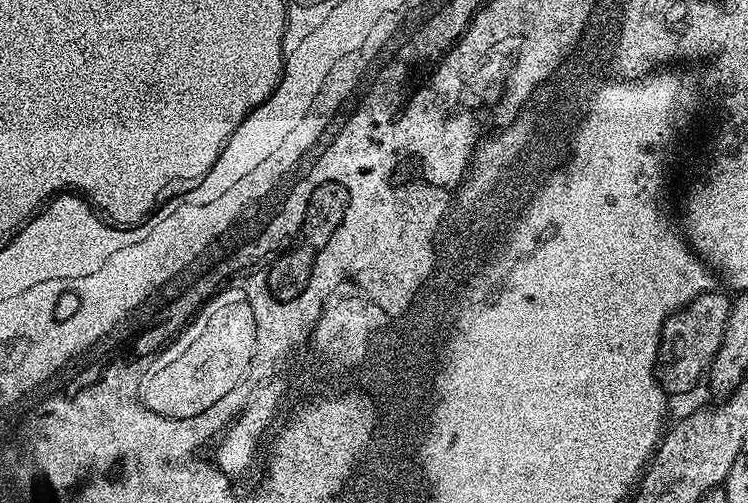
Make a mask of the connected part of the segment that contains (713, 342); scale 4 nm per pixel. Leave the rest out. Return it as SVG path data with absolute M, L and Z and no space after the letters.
M713 290L696 296L687 307L679 309L668 316L666 322L663 324L661 348L657 361L657 376L667 394L670 396L674 396L676 392L686 394L699 380L701 382L721 346L721 340L723 340L723 334L731 310L731 303L729 296L727 298L727 296L720 293L719 290Z

